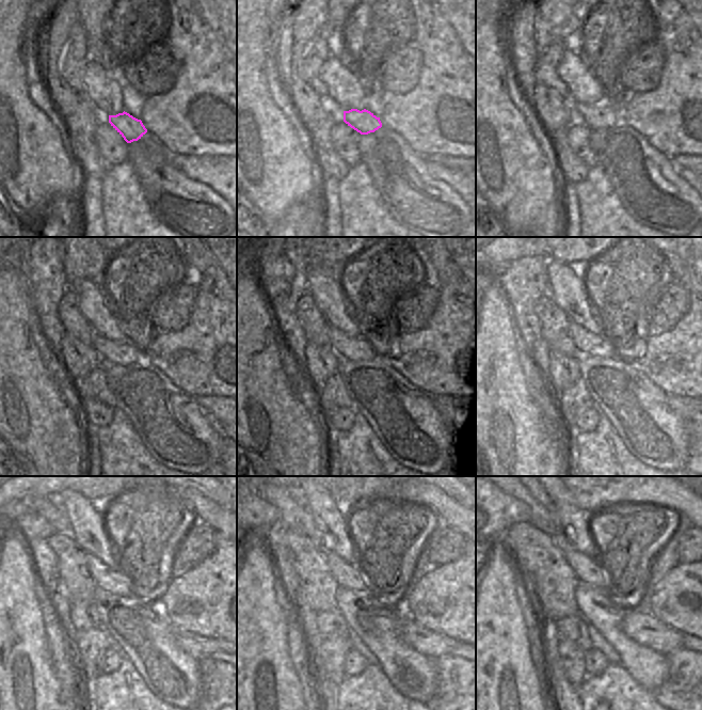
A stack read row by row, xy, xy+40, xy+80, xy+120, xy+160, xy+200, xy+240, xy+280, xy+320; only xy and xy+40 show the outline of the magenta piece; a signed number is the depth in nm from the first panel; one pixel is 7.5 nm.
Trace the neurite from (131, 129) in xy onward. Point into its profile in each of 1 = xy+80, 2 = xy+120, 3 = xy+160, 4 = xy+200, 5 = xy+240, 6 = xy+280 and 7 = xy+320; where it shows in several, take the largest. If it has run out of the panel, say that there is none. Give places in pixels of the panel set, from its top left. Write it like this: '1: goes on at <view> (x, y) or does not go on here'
1: goes on at xy+80 (595, 117)
2: goes on at xy+120 (116, 353)
3: goes on at xy+160 (353, 348)
4: goes on at xy+200 (599, 345)
5: goes on at xy+240 (116, 583)
6: goes on at xy+280 (298, 519)
7: goes on at xy+320 (588, 569)

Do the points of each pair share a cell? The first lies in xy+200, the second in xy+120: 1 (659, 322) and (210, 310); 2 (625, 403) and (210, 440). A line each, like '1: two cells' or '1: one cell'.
1: two cells
2: one cell

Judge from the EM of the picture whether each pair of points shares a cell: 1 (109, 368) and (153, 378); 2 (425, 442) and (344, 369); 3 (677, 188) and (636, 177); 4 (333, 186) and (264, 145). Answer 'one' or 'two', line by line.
1: one
2: one
3: one
4: two

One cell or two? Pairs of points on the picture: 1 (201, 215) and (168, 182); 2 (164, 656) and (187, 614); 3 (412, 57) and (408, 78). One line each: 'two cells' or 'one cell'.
1: one cell
2: two cells
3: one cell

